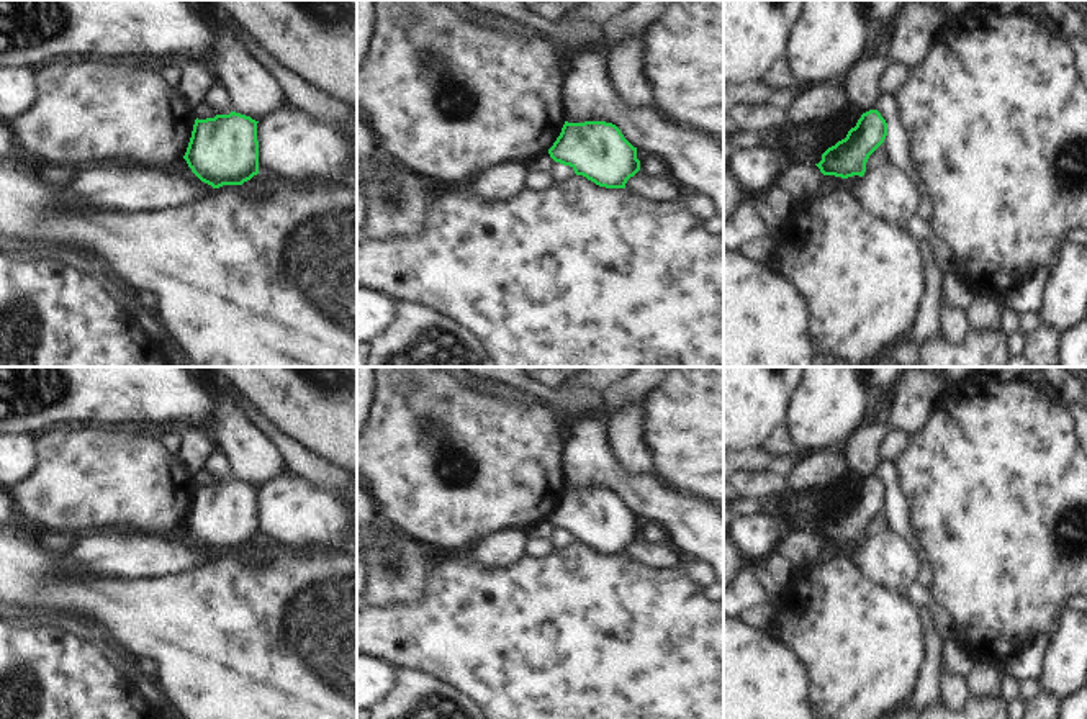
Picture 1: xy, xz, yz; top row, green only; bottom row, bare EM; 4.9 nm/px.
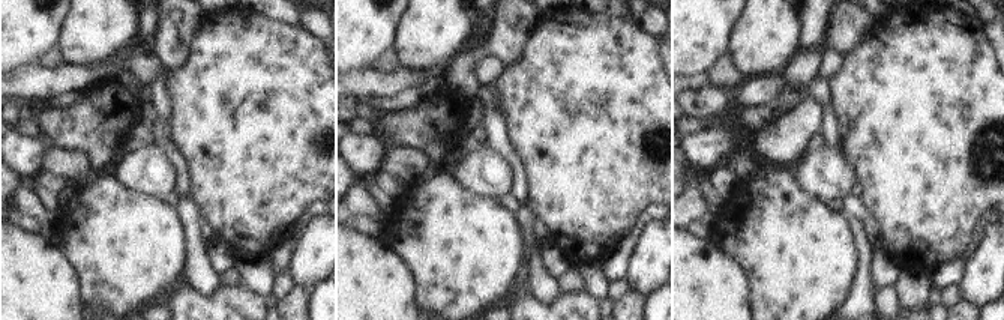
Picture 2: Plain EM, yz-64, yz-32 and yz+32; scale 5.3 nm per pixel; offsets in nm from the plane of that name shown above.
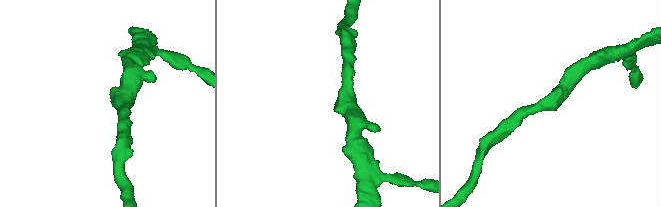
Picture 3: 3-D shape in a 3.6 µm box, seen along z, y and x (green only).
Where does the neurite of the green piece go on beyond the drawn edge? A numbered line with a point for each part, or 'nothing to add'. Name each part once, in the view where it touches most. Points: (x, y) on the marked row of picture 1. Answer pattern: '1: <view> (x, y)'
nothing to add

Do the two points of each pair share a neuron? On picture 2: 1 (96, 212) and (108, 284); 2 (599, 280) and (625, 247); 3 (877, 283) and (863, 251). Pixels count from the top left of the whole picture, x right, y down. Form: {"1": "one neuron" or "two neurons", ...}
{"1": "one neuron", "2": "two neurons", "3": "two neurons"}

